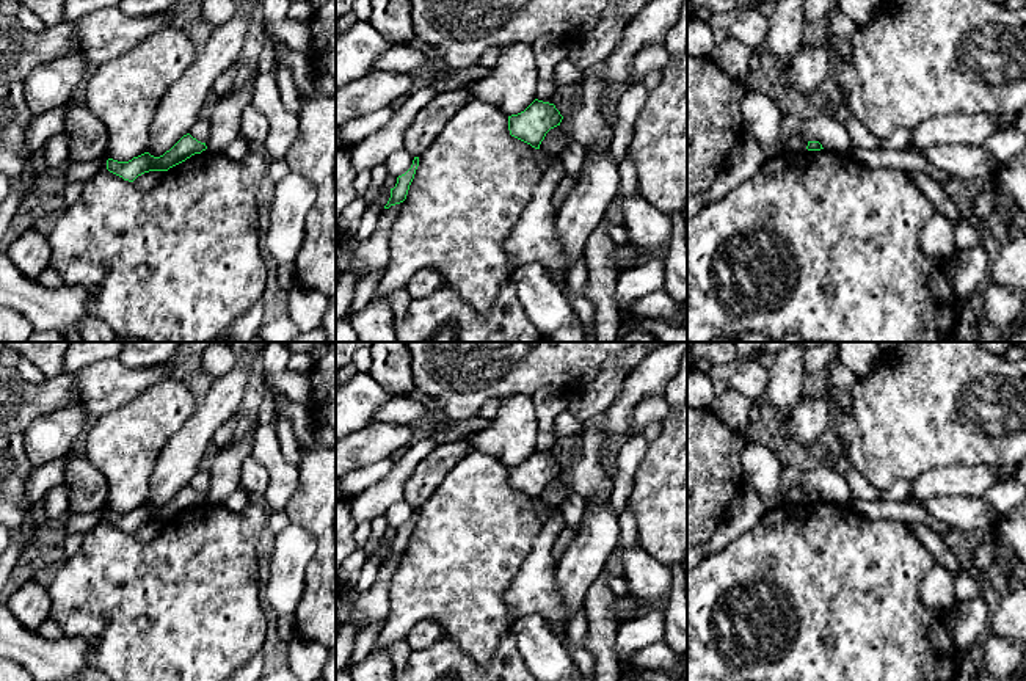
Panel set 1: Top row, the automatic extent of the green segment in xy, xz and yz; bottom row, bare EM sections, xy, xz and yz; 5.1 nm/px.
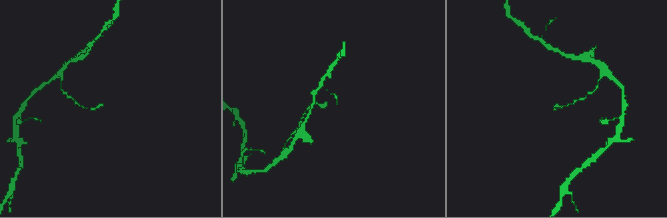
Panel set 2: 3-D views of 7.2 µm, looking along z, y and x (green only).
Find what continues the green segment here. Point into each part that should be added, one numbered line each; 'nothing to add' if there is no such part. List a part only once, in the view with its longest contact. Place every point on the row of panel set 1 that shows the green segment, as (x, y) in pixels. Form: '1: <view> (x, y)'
nothing to add

